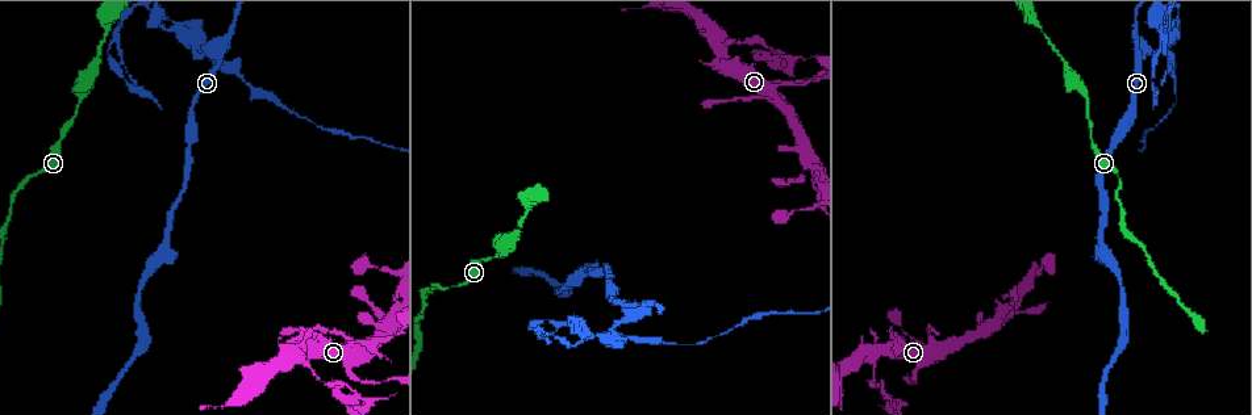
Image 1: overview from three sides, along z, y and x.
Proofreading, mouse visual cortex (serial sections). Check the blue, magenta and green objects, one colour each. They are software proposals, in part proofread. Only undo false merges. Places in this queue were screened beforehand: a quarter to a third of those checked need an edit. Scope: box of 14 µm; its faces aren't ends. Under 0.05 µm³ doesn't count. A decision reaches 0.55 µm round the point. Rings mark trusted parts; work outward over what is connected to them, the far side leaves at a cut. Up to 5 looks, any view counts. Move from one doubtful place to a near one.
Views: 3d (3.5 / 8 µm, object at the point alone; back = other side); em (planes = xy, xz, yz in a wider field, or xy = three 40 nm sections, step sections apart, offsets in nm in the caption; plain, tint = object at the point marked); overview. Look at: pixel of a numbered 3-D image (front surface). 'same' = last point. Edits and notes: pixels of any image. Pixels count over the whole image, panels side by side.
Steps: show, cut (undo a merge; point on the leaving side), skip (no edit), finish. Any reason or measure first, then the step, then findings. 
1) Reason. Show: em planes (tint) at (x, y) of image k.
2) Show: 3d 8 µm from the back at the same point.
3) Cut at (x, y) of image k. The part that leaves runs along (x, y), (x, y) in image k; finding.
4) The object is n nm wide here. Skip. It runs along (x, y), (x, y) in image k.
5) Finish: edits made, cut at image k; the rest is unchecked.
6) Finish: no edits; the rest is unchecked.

Two arms in line, one across. Show: 3d 3.5 µm at (1141, 51) of image 1.

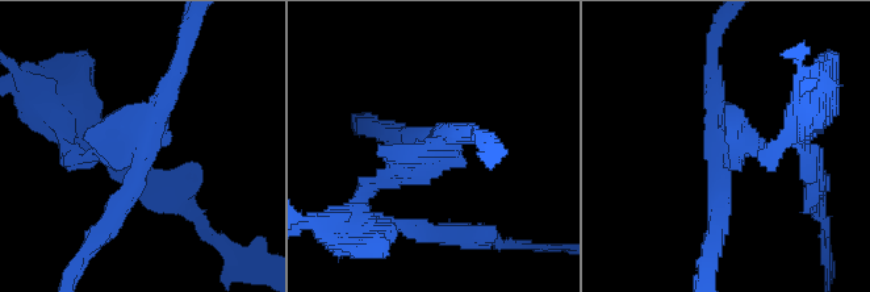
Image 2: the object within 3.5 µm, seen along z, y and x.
Shape alone is not enough. Show: em xy step 5 (tint) at (434, 142) of image 2.

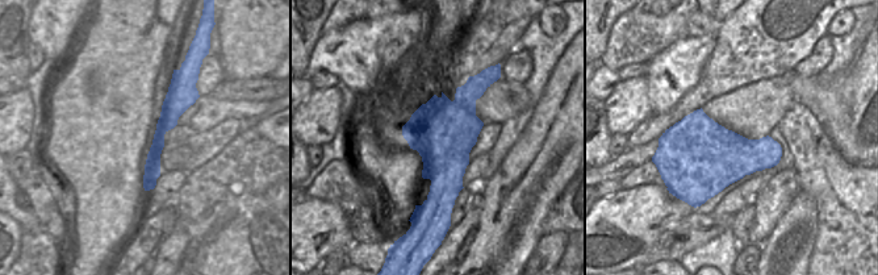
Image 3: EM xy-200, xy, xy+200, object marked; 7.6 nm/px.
The object is 500 nm wide here. Cut at (766, 162) of image 2. The part that leaves runs along (741, 137), (772, 157), (808, 108) in image 2; two cells meet here.

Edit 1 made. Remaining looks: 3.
Three-way junction. Show: 3d 3.5 µm at (295, 355) of image 1.

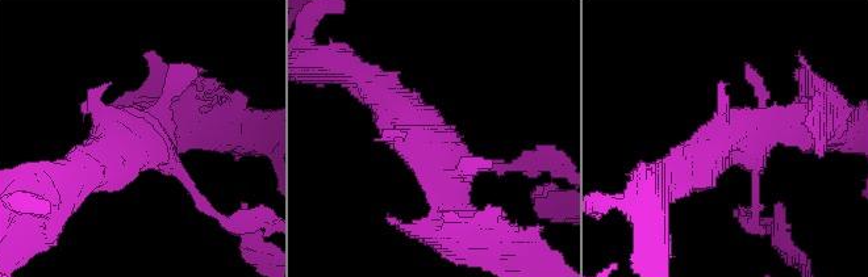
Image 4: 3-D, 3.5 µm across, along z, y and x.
Show: em planes (tint) at (435, 166) of image 4.

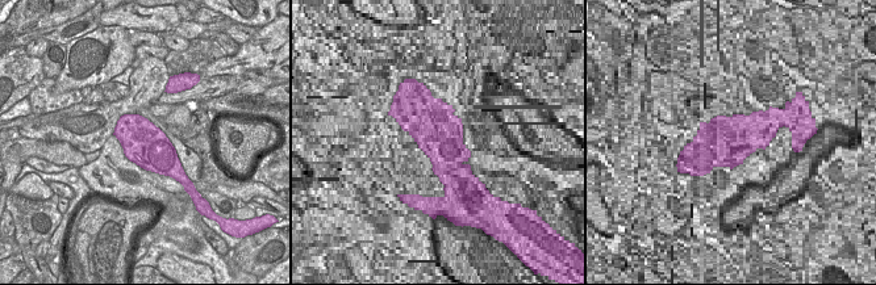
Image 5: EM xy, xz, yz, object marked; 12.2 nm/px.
Skip. It runs along (472, 234), (392, 104) in image 4; all the same cell.

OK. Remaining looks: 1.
Finish: edits made, cut at image 2; the rest is unchecked.

